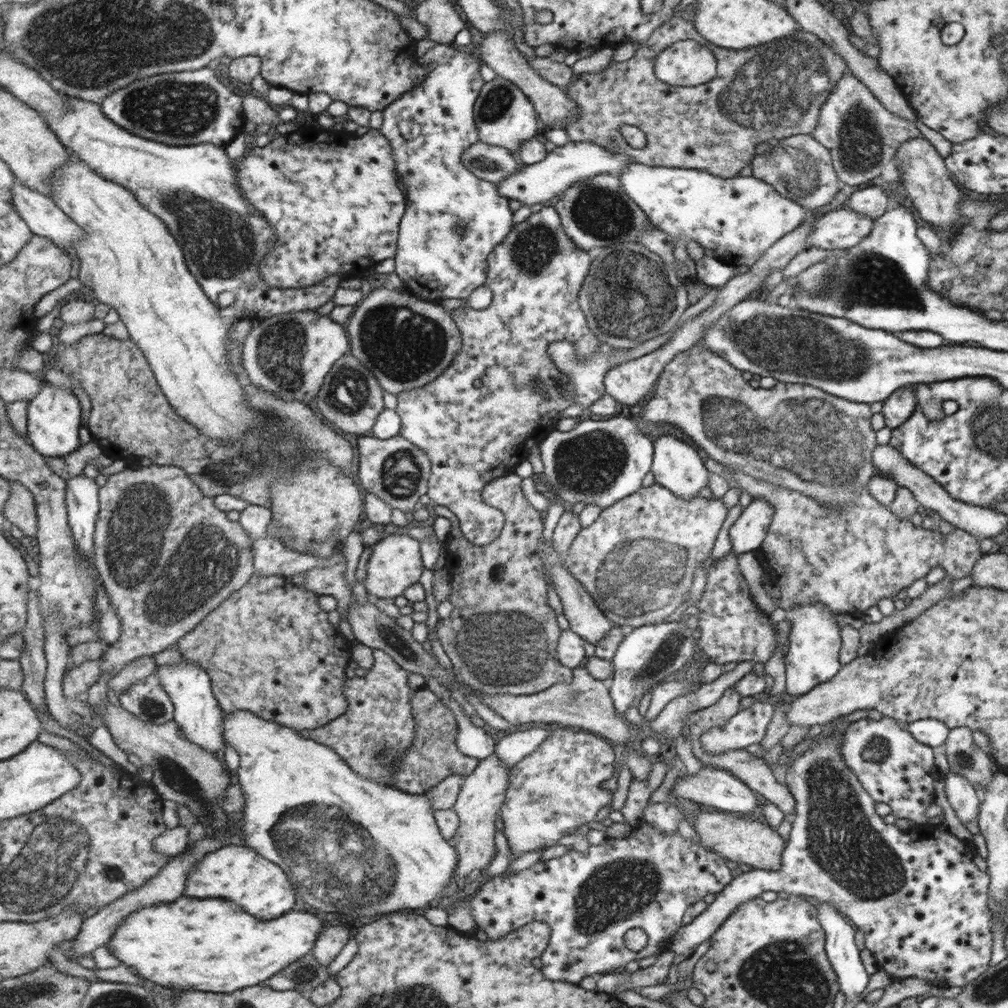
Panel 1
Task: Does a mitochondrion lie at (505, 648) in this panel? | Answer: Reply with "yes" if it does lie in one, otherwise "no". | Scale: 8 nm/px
yes

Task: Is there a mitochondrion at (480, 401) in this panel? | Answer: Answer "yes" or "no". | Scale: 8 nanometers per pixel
no

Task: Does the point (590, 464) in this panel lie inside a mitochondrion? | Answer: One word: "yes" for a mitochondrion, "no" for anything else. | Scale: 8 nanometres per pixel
yes

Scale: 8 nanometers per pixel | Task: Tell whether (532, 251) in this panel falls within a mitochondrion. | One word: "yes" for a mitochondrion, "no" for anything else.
yes

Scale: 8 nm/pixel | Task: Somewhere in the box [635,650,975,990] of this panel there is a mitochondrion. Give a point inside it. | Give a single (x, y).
(854, 855)

